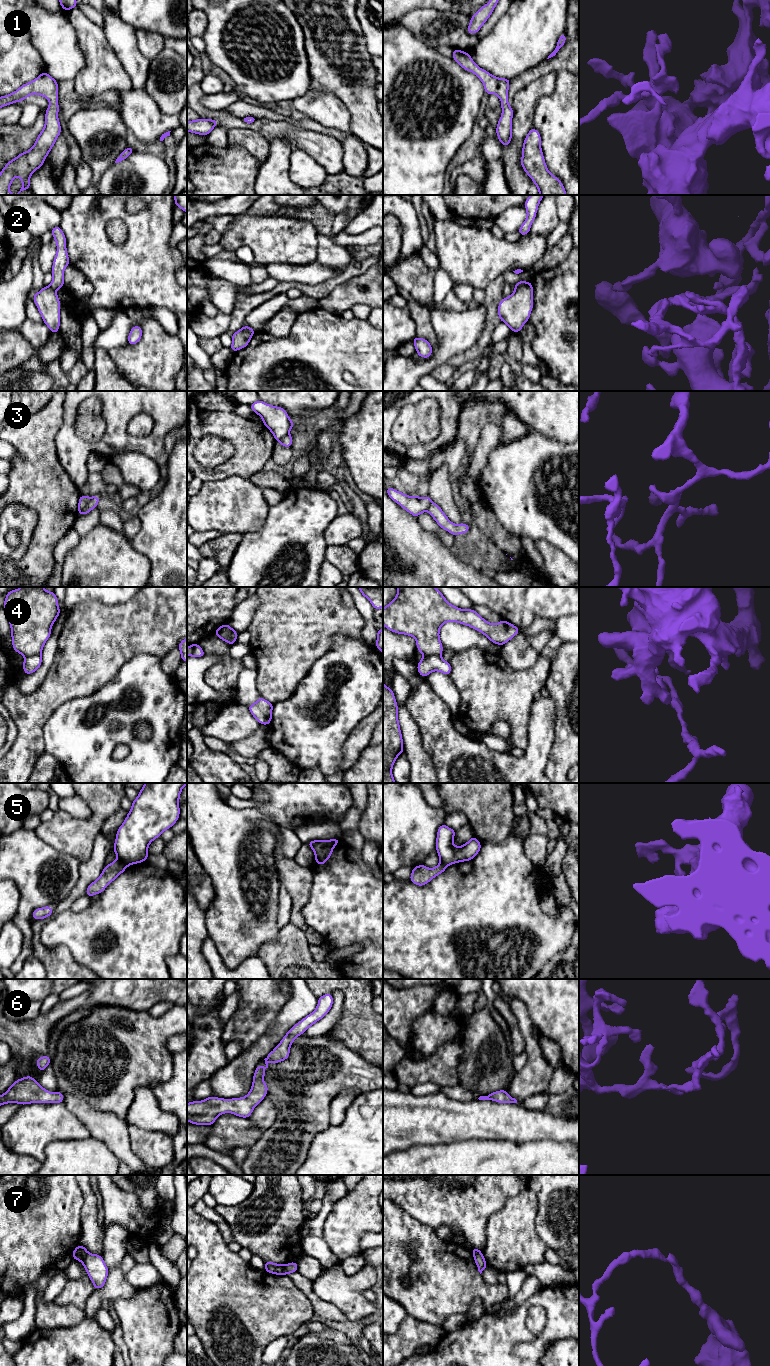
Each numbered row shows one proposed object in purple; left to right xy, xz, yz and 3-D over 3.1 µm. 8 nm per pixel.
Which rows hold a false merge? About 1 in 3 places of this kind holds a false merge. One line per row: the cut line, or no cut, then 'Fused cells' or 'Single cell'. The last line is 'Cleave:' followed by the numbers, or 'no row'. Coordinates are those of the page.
1: No split. Single cell
2: Split along xy (49, 286), (55, 290). Fused cells
3: Split along xy (91, 498), (88, 504), (78, 513). Fused cells
4: Split along yz (440, 655), (424, 656). Fused cells
5: Split along xy (118, 859), (127, 865). Fused cells
6: No split. Single cell
7: Split along xz (284, 1265), (282, 1274). Fused cells
Cleave: 2, 3, 4, 5, 7

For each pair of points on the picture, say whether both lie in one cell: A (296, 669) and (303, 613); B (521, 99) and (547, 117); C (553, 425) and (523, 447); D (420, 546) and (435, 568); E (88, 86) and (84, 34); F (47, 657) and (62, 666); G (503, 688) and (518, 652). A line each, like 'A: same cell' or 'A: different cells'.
A: same cell
B: different cells
C: different cells
D: same cell
E: same cell
F: different cells
G: different cells

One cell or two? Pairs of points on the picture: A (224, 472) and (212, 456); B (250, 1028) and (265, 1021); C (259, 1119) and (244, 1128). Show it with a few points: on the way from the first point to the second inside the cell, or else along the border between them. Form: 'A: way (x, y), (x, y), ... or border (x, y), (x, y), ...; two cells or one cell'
A: border (235, 448), (213, 467), (197, 461); two cells
B: way (254, 1025), (261, 1023); one cell
C: border (247, 1118), (263, 1131); two cells

